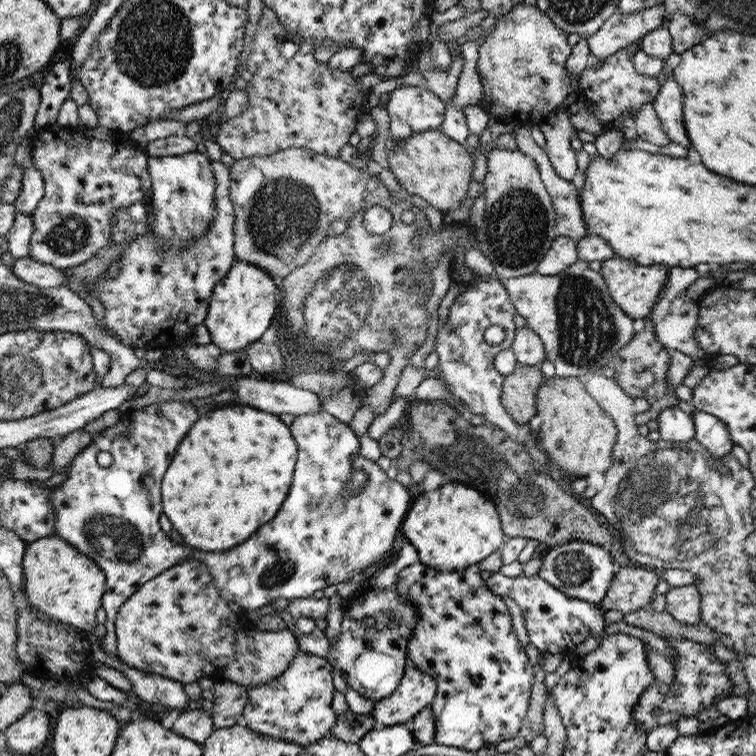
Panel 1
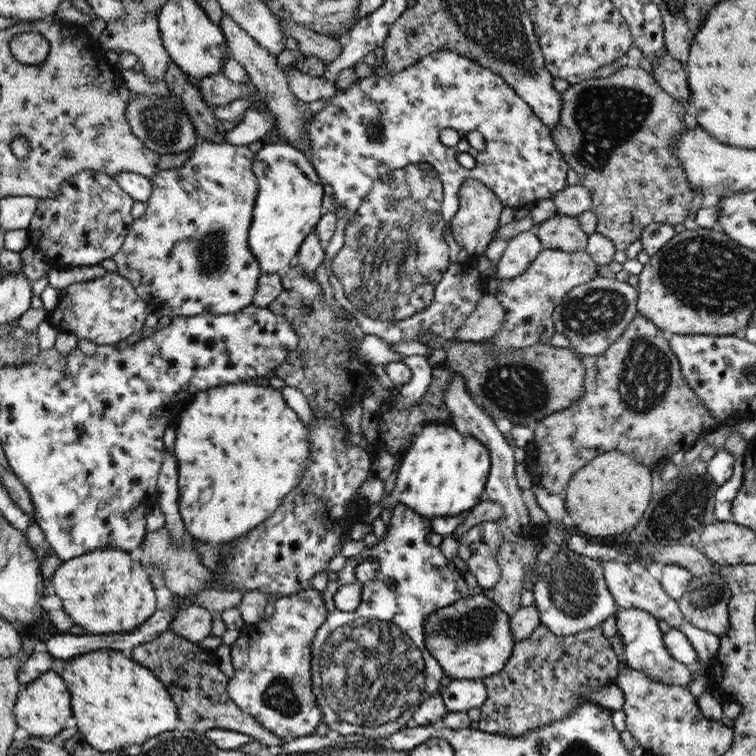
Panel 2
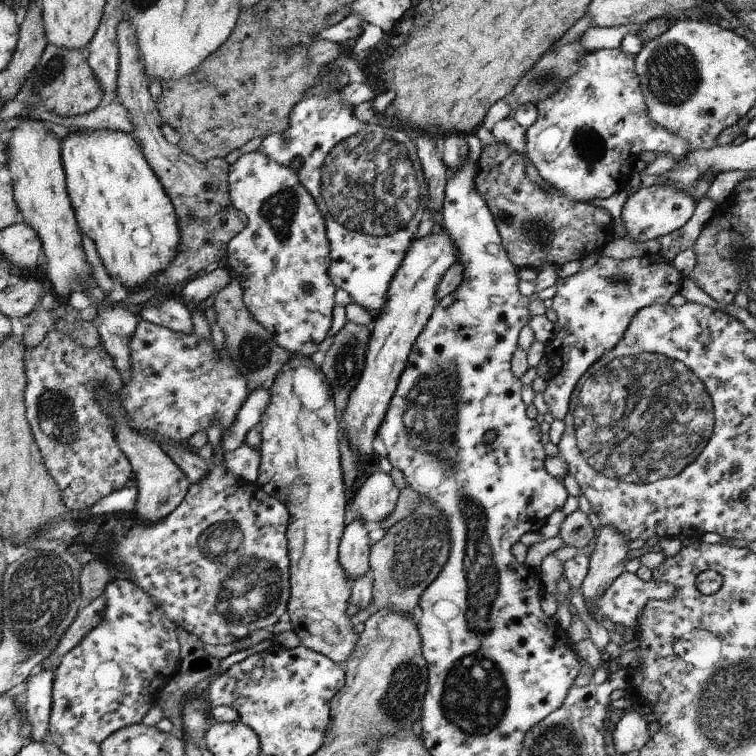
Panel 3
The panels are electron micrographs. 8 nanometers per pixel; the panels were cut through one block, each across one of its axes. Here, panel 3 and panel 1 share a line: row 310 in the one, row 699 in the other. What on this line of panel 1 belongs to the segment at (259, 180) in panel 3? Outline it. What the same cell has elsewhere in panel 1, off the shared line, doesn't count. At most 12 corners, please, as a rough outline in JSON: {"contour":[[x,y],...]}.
{"contour":[[299,650],[246,686],[242,722],[300,746],[333,735],[332,666]]}

